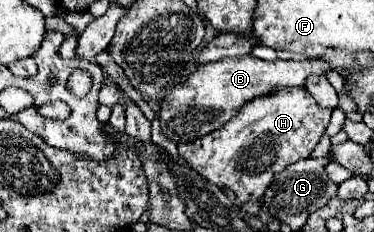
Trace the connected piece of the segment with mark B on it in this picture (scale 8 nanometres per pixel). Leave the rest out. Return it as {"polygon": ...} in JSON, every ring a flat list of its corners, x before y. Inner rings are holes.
{"polygon":[[251,54,203,64,185,82,169,88,169,96,161,102,161,134,177,144,193,142,221,128,245,102,271,92,275,86,303,86,309,74,325,74,327,70,331,70,331,66,323,60,265,62]]}

